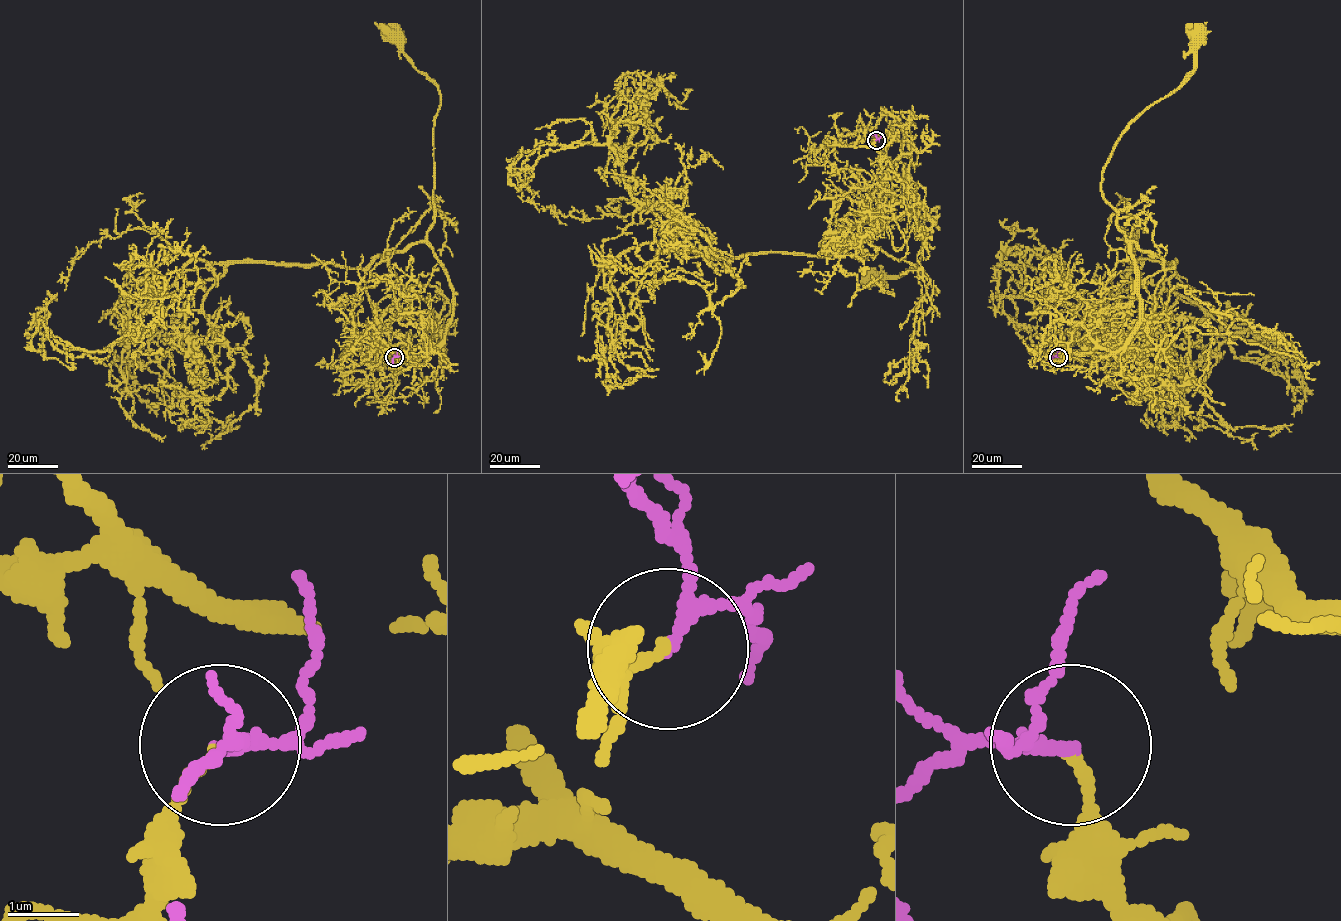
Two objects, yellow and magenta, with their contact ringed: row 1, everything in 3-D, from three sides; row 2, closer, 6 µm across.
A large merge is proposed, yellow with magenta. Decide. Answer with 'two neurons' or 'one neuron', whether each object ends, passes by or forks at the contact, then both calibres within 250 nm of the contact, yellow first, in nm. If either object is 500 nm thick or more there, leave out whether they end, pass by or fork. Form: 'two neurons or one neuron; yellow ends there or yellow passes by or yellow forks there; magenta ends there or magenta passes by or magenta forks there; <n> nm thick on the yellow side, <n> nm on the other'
two neurons; yellow ends there; magenta passes by; 150 nm thick on the yellow side, 160 nm on the other

